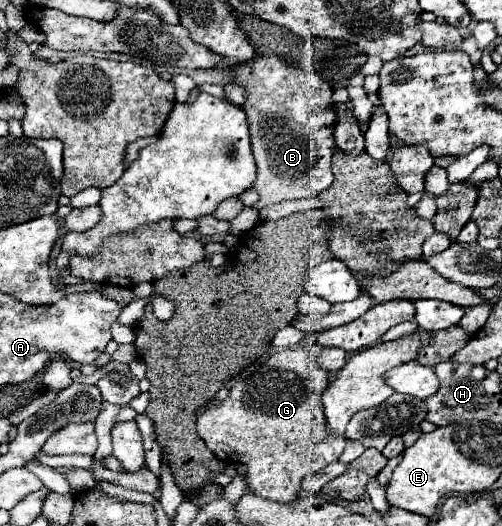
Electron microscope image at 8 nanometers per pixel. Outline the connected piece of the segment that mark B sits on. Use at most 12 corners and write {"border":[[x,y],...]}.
{"border":[[277,56],[245,86],[263,208],[333,182],[331,86]]}

